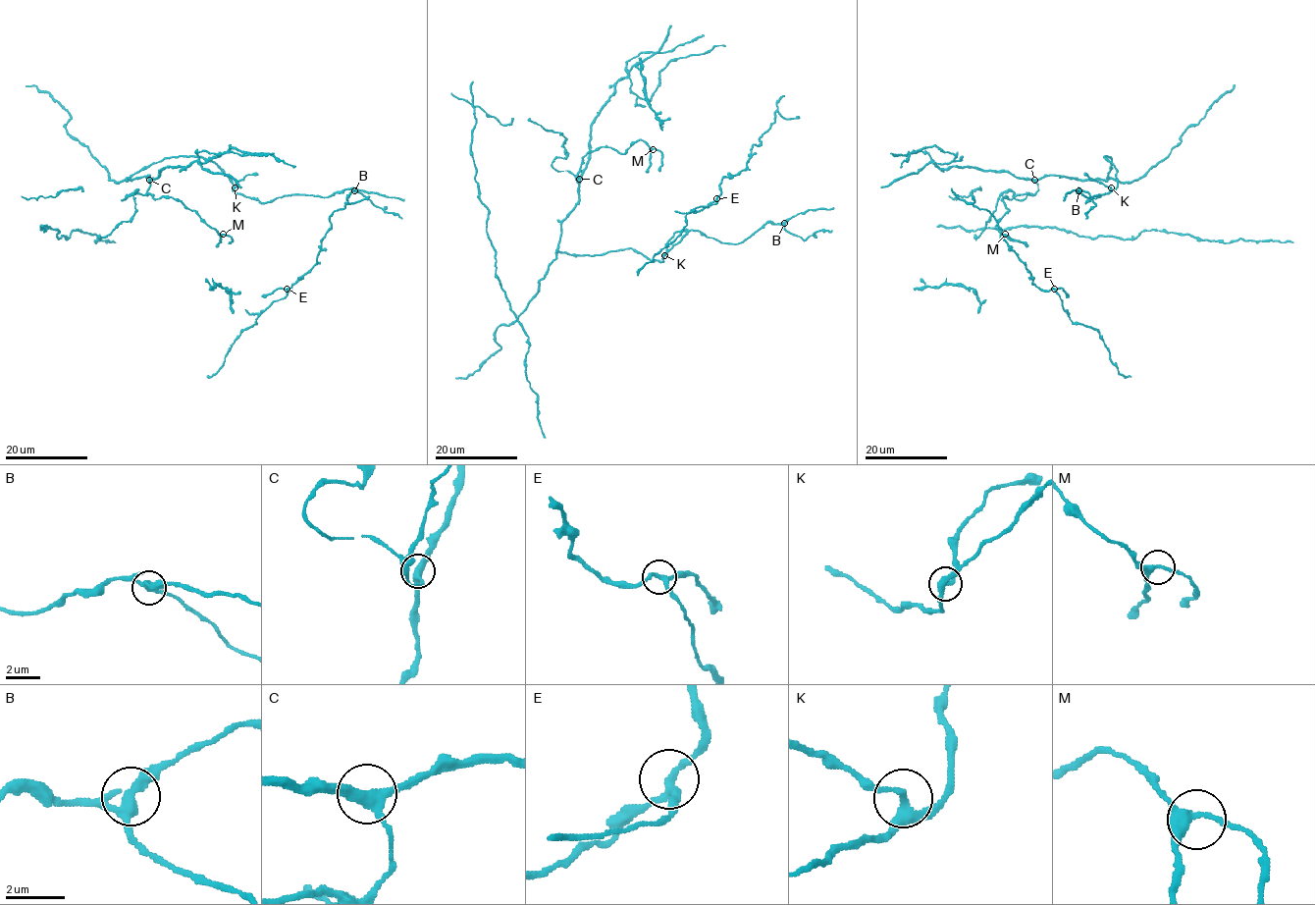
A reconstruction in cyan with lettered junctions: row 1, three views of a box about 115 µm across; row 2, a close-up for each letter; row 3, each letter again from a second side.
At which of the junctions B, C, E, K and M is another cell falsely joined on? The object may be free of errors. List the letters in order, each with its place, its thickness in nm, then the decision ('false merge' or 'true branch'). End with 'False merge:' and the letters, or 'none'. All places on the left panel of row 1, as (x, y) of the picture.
B: at (354, 190); 320 nm thick; true branch
C: at (149, 180); 320 nm thick; true branch
E: at (287, 289); 240 nm thick; true branch
K: at (235, 187); 240 nm thick; true branch
M: at (223, 234); 280 nm thick; true branch
False merge: none

